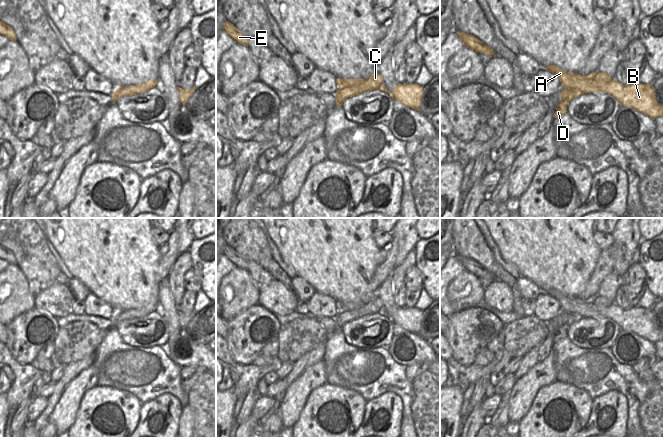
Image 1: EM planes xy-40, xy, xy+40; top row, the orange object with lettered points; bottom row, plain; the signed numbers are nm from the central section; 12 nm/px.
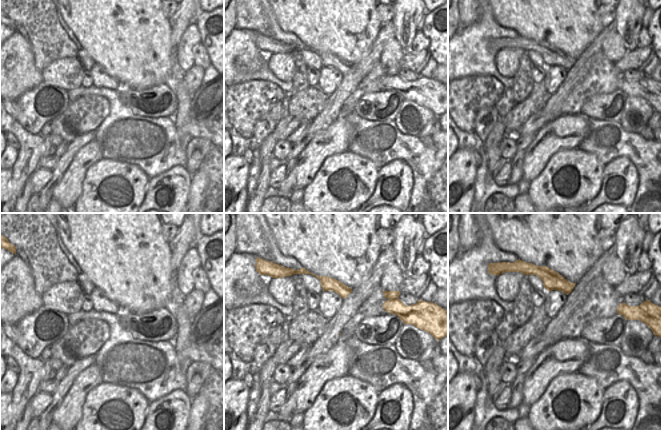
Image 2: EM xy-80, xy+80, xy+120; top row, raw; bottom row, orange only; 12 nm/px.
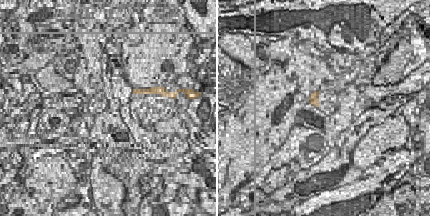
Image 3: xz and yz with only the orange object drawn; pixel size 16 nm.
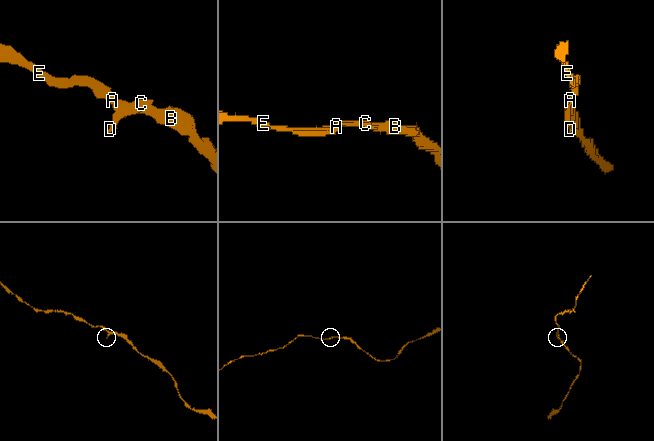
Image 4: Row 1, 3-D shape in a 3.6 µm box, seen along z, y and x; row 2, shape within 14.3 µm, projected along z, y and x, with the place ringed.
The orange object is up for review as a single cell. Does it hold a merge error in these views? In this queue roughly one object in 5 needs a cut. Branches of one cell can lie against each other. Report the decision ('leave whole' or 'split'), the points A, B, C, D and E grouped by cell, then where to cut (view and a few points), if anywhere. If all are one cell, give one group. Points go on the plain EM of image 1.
leave whole | A B C D E | no cut

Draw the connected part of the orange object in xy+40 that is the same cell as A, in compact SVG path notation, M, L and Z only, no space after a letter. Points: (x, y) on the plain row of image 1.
M550 289L546 292L541 291L541 293L546 293L554 297L560 303L561 310L565 313L561 316L561 327L557 330L556 335L553 338L554 342L557 342L567 336L567 330L572 323L579 321L584 317L591 316L608 317L616 322L620 329L631 331L654 344L659 340L663 340L663 330L658 328L655 324L655 316L653 314L652 308L642 308L635 306L631 307L630 309L622 309L618 305L613 304L605 296L590 297L586 300L582 300L578 297L567 296L555 289Z

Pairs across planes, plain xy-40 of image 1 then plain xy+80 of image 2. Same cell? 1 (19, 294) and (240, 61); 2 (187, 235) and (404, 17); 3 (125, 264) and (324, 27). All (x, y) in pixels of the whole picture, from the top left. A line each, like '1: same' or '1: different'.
1: same
2: same
3: same

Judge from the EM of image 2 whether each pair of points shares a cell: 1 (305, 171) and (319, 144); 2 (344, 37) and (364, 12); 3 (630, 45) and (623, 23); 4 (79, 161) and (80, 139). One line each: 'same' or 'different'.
1: same
2: same
3: same
4: different

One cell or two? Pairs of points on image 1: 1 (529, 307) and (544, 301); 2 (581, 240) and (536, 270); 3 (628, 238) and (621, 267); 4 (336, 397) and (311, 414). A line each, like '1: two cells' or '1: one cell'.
1: two cells
2: one cell
3: one cell
4: one cell

